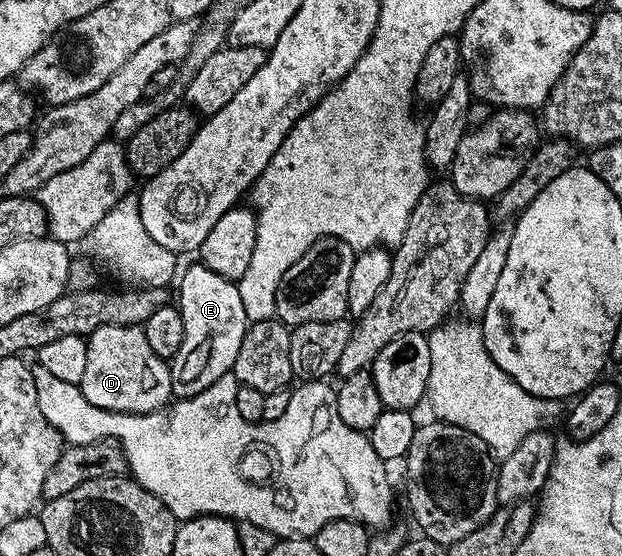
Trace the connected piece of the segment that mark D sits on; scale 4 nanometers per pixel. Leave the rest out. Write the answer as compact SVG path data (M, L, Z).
M100 326L86 341L88 358L80 385L84 398L100 410L124 414L148 414L167 407L173 397L172 374L167 361L160 359L148 346L141 327Z

